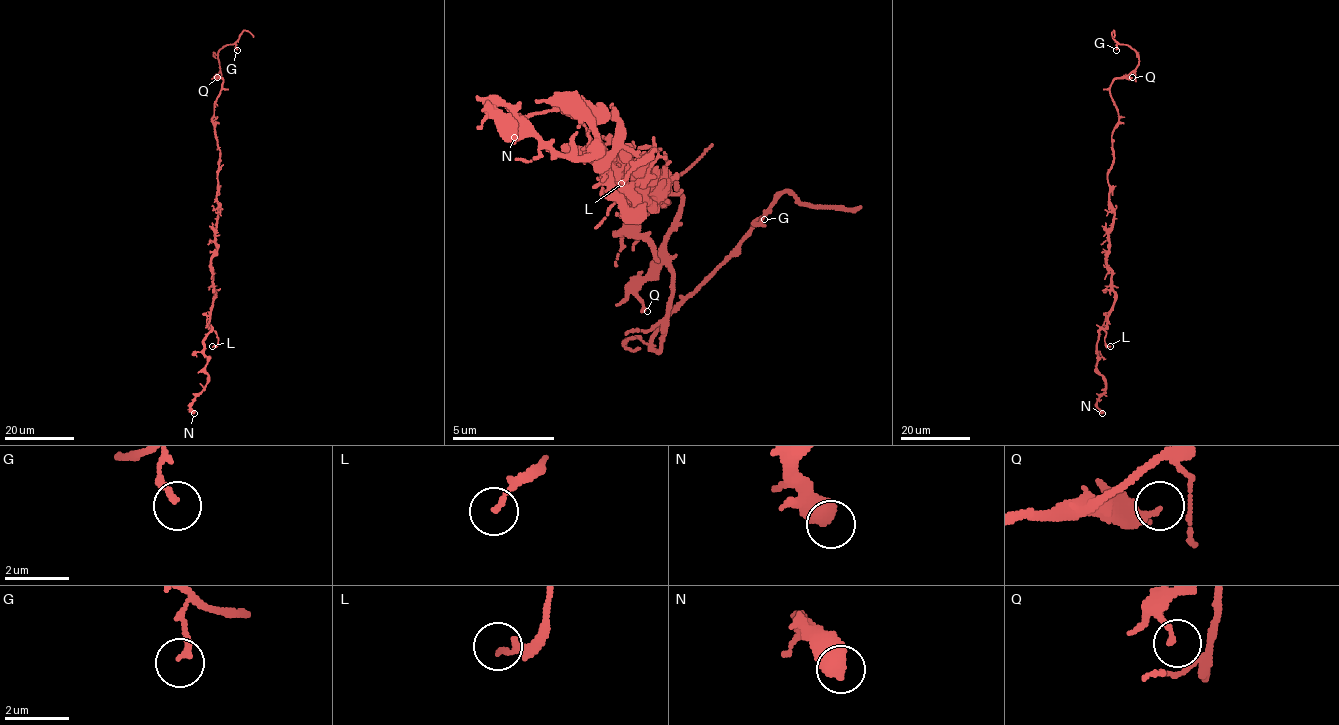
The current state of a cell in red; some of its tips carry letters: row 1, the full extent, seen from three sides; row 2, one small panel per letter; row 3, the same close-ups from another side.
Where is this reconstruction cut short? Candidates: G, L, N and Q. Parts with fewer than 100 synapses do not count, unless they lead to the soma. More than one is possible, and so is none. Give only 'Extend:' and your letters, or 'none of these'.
Extend: none of these

